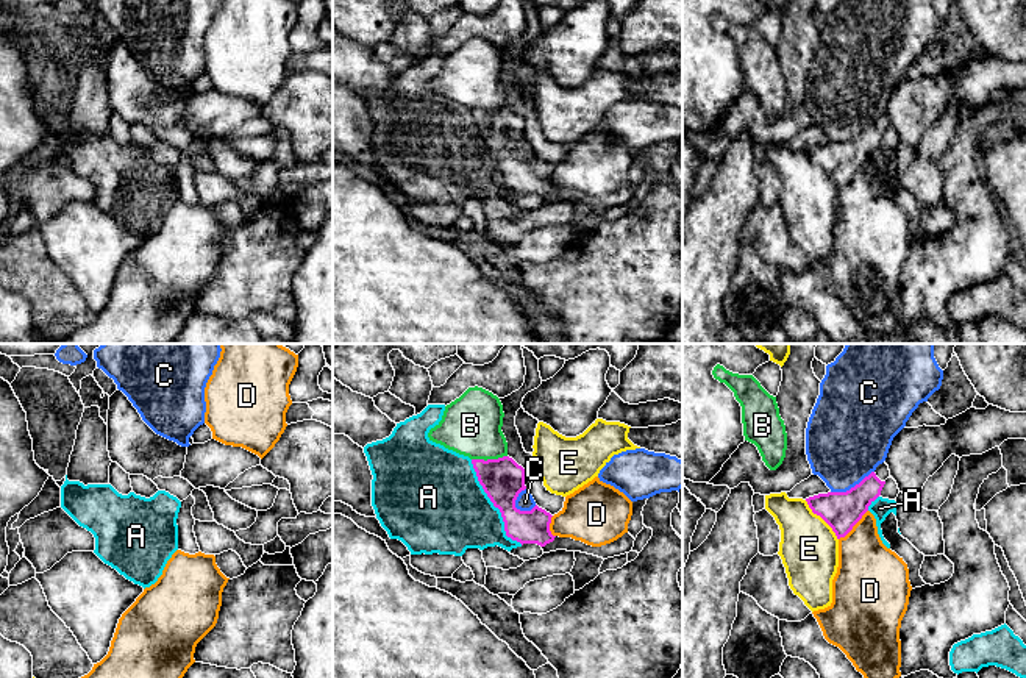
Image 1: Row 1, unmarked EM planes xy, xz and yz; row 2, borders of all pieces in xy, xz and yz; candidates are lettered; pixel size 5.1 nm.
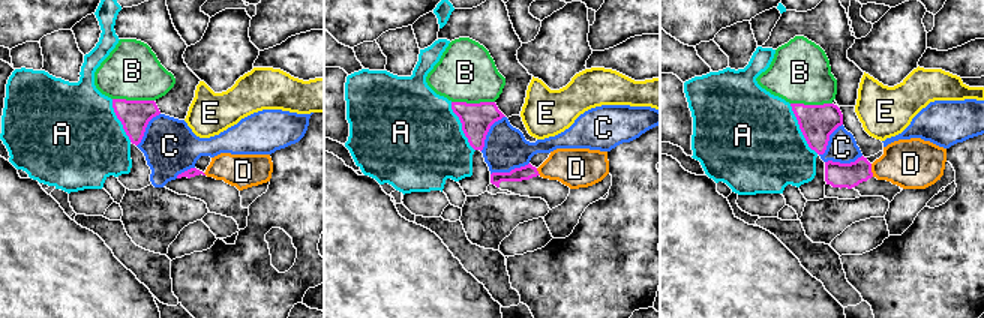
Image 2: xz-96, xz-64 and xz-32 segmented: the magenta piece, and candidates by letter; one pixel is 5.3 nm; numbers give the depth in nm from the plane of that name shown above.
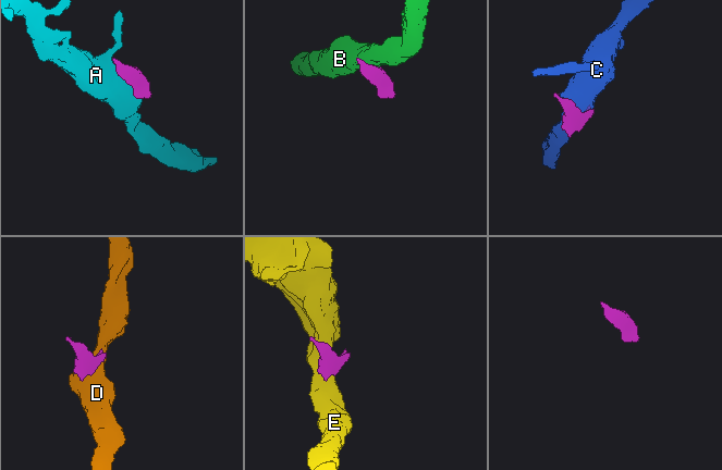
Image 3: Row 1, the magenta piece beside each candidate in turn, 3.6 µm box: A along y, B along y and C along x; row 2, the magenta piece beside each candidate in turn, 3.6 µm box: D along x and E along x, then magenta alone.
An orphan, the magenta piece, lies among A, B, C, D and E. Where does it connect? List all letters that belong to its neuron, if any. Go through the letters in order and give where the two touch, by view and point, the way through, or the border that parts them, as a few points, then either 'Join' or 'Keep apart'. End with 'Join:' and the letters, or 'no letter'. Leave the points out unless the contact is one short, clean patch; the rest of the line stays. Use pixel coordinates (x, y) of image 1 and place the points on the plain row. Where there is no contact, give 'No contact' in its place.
A: Touches magenta at xz (494, 155). Keep apart
B: Touches magenta at xz (489, 110). Boundary: xz (506, 105), (497, 110), (472, 110). Keep apart
C: Touches magenta at yz (851, 138). Keep apart
D: Touches magenta at yz (854, 174). Boundary: yz (867, 160), (839, 189). Keep apart
E: Touches magenta at yz (822, 167). Boundary: yz (805, 150), (837, 189). Keep apart
Join: no letter

